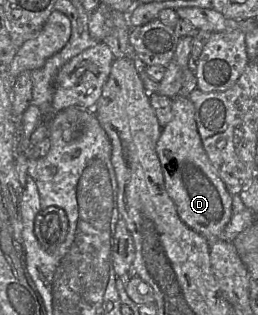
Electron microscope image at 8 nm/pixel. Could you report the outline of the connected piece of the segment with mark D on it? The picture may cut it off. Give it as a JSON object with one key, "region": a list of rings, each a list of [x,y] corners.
{"region":[[[189,97],[172,98],[172,118],[162,128],[156,151],[162,167],[165,188],[174,201],[180,219],[206,238],[209,246],[222,238],[232,216],[232,195],[216,173],[203,148]]]}

